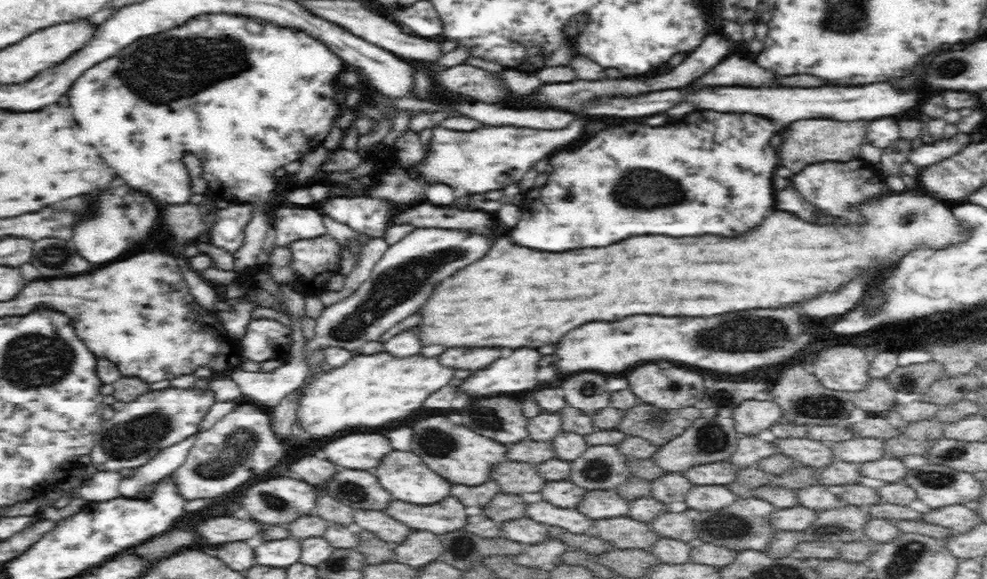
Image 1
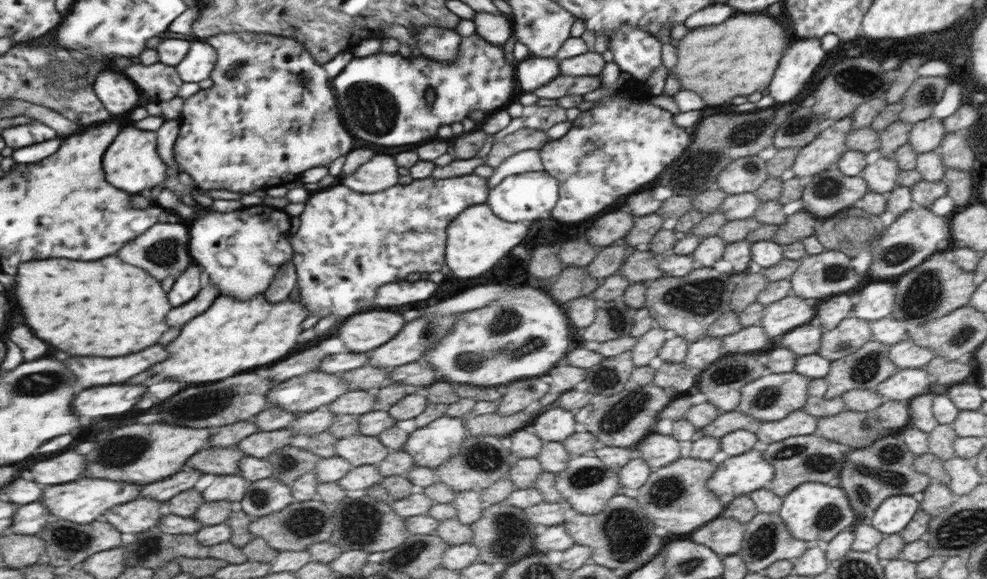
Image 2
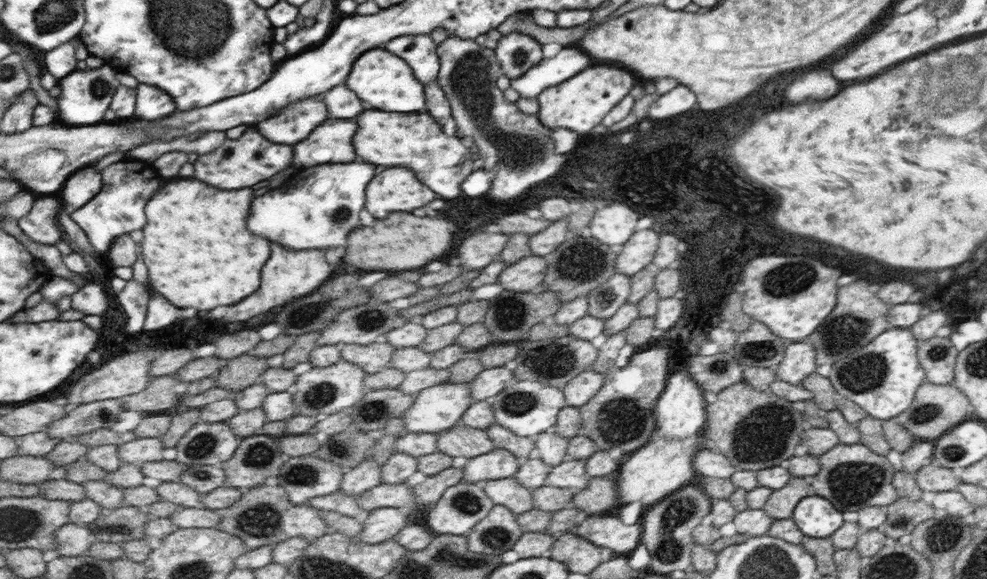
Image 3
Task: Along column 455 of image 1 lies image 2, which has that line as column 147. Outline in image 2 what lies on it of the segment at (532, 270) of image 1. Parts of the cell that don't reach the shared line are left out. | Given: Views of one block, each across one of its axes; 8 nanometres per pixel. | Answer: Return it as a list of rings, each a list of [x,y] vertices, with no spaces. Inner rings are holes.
[[[117,256],[97,262],[59,258],[21,264],[15,292],[35,336],[75,356],[127,356],[157,344],[169,330],[165,316],[171,304],[161,282]]]

